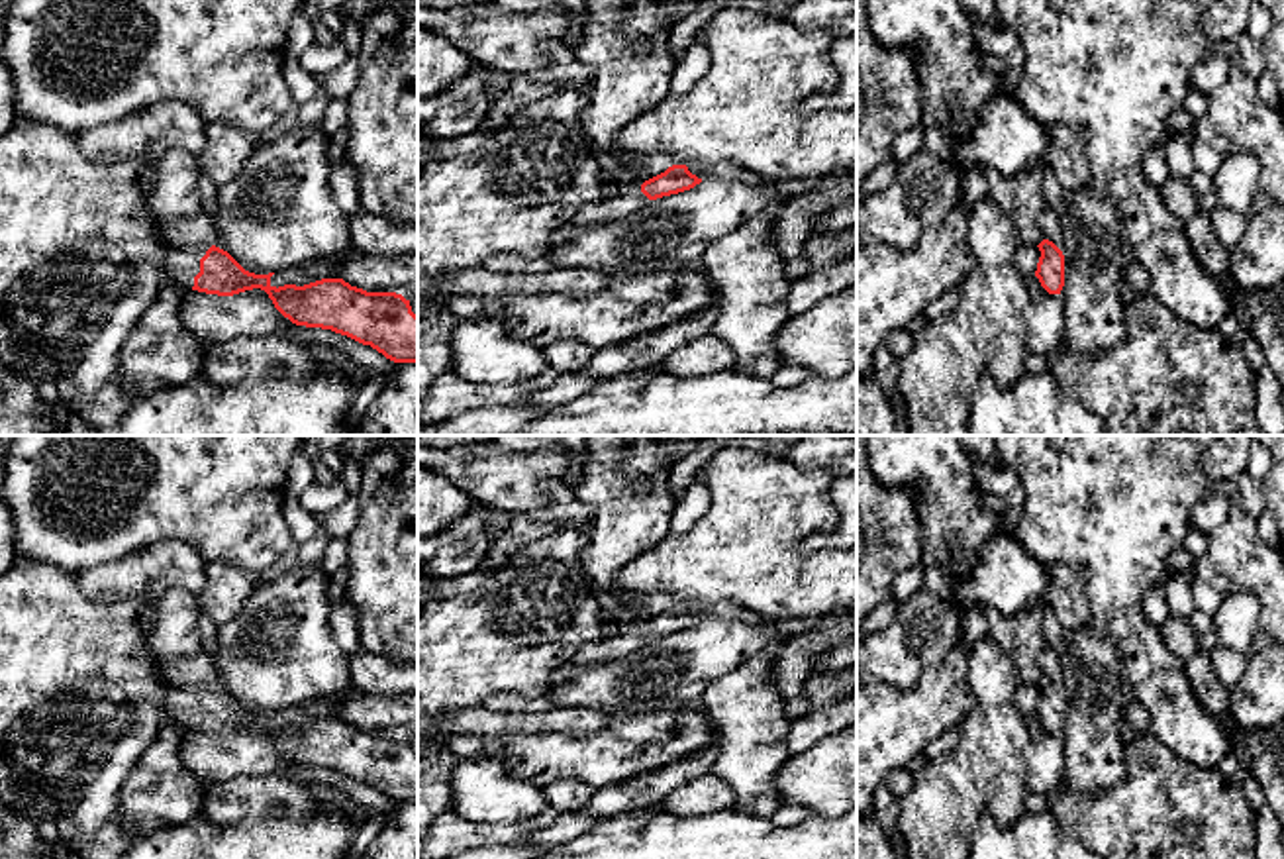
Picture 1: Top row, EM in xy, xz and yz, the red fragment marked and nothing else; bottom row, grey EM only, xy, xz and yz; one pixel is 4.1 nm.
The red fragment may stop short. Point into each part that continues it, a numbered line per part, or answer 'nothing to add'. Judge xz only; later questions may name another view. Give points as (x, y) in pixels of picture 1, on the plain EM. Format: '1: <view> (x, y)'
1: xz (608, 648)

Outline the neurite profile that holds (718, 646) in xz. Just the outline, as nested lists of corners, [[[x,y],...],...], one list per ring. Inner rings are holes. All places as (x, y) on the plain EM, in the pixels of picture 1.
[[[729,616],[704,618],[690,630],[649,639],[627,657],[578,669],[568,681],[547,690],[551,708],[590,708],[602,714],[643,708],[694,681],[717,681],[747,665],[763,649],[786,641],[776,624],[751,624]]]

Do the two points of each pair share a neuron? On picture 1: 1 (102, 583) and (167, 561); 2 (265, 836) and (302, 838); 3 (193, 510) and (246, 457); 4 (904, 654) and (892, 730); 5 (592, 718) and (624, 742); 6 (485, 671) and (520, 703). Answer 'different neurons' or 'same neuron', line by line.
1: same neuron
2: same neuron
3: same neuron
4: different neurons
5: different neurons
6: different neurons

